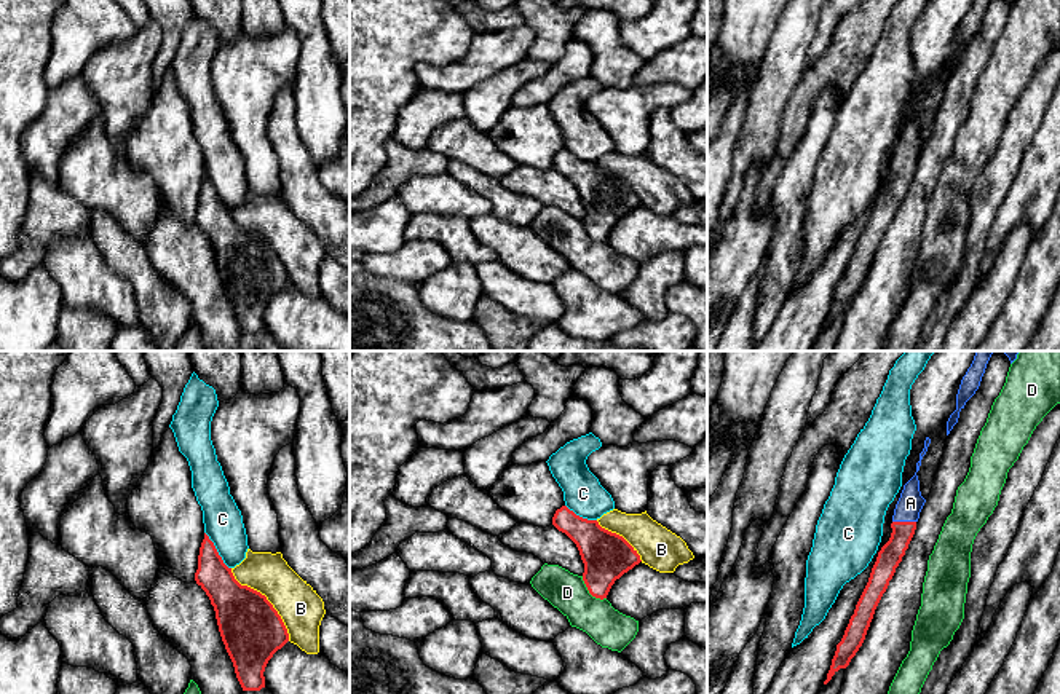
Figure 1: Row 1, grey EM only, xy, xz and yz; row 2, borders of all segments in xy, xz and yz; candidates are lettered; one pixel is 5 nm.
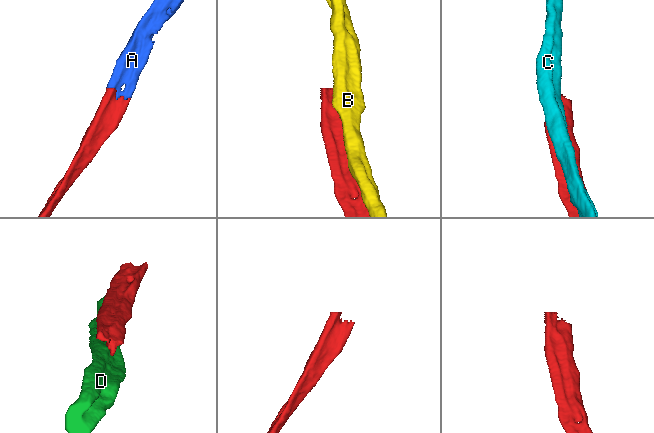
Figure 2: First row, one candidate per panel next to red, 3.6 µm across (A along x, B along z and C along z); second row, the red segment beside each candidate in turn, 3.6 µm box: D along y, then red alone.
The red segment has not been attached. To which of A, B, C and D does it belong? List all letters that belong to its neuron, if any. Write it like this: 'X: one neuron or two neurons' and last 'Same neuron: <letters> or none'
A: one neuron
B: two neurons
C: two neurons
D: two neurons
Same neuron: A

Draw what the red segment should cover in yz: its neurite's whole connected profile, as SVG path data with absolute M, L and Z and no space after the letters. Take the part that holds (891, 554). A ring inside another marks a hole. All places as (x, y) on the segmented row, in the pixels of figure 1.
M915 472L915 475L904 485L892 515L891 538L878 552L868 582L856 605L841 641L837 645L824 684L827 684L840 668L846 668L862 646L875 609L915 534L916 522L924 503L926 499L921 496L920 480Z

